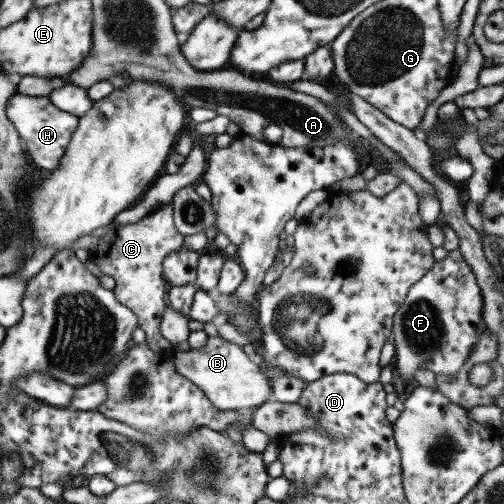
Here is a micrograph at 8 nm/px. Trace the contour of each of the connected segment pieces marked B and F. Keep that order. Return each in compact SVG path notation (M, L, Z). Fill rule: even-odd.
M209 336L202 348L191 348L188 352L173 350L170 360L178 374L200 388L217 409L241 412L262 406L272 399L271 384L268 384L268 378L260 366L250 360L241 346L220 336Z
M452 250L411 287L394 316L395 368L404 380L415 378L416 370L422 368L443 377L456 377L480 340L484 326L480 286L459 250Z

